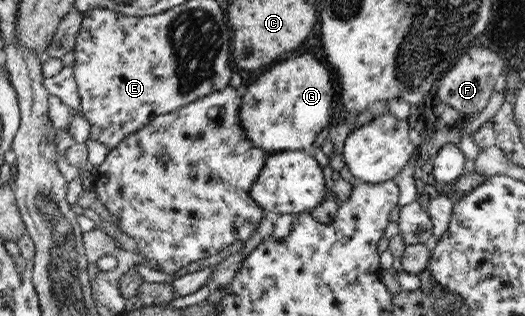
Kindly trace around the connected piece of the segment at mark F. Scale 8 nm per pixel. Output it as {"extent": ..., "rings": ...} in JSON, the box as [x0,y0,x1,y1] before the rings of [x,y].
{"extent":[438,47,504,117],"rings":[[[484,47],[470,48],[466,55],[462,56],[458,63],[455,63],[454,67],[451,67],[450,71],[442,77],[441,83],[438,85],[438,97],[441,102],[444,101],[446,105],[459,111],[461,117],[478,113],[488,105],[494,83],[496,83],[498,75],[503,73],[503,69],[504,61],[496,53],[492,53]]]}

